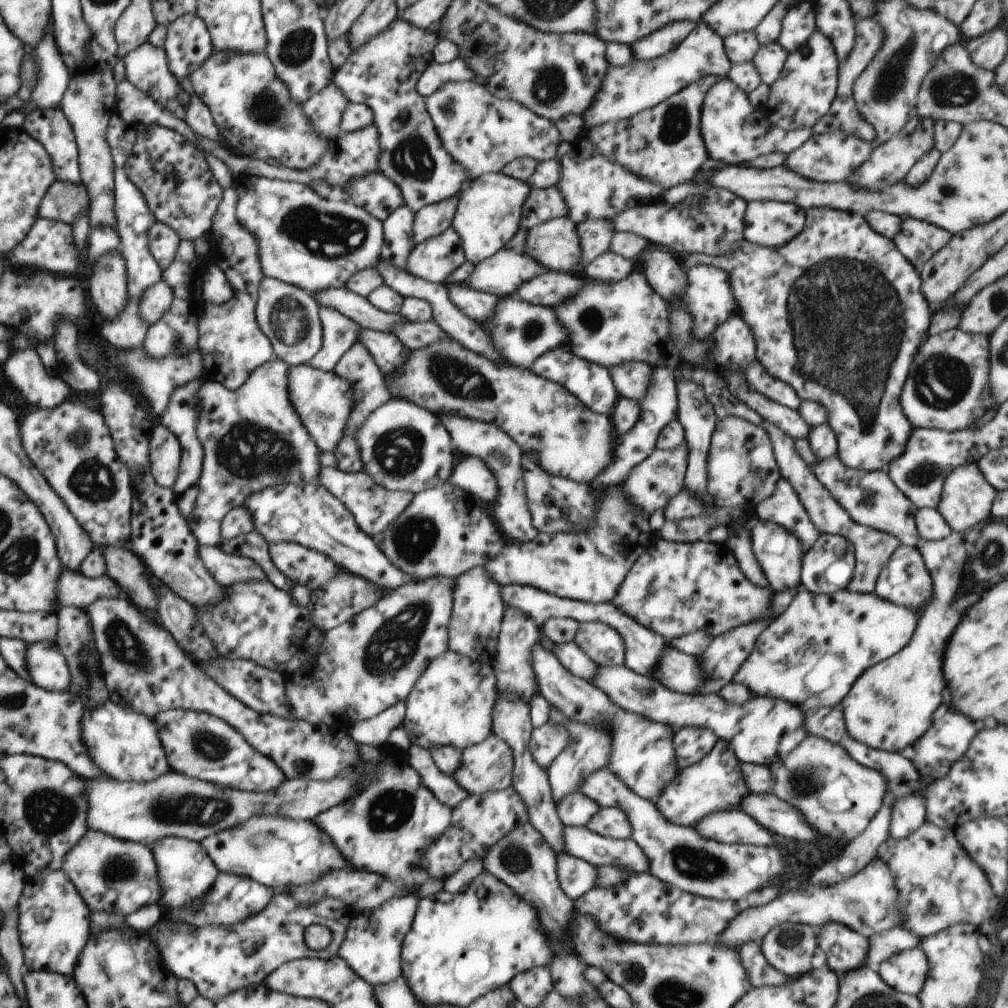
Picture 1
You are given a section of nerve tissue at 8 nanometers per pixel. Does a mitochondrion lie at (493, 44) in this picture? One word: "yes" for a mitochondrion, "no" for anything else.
no

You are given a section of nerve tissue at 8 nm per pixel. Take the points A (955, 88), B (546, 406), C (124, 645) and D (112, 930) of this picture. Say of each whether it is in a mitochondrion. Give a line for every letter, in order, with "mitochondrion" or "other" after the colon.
A: mitochondrion
B: other
C: mitochondrion
D: other

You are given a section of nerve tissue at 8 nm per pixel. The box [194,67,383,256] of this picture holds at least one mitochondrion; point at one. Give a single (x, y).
(263, 110)

